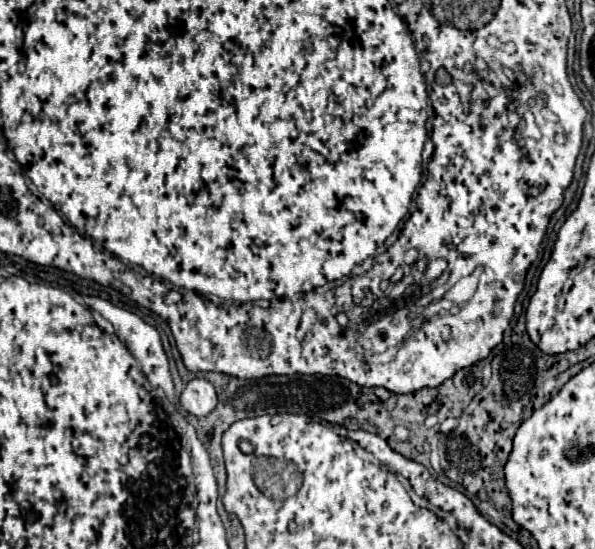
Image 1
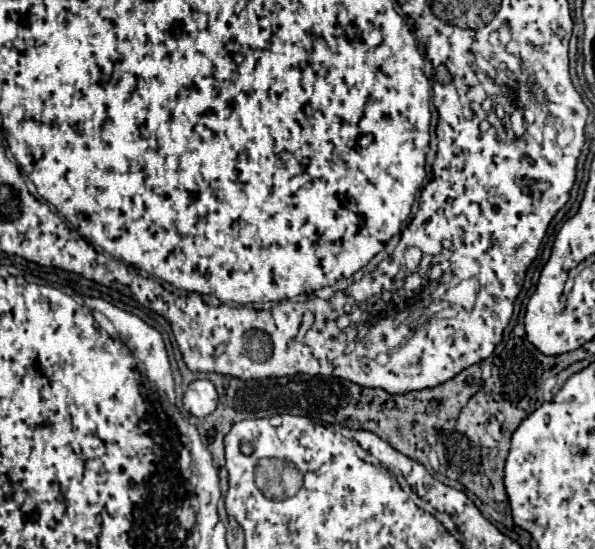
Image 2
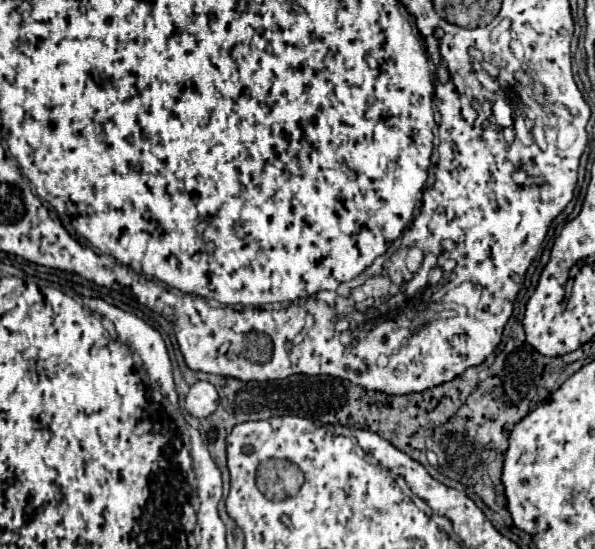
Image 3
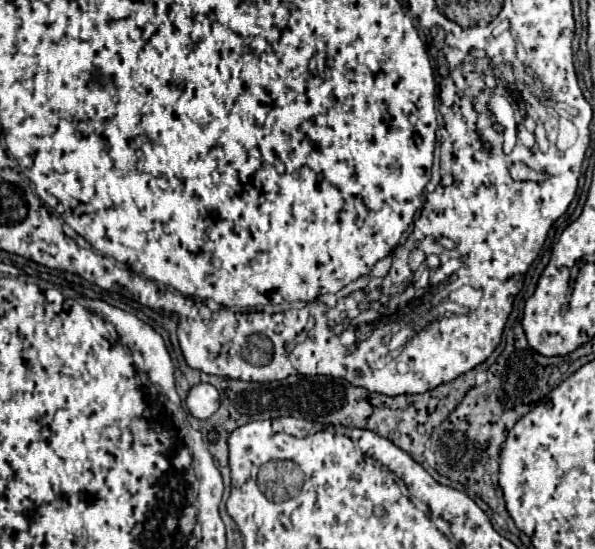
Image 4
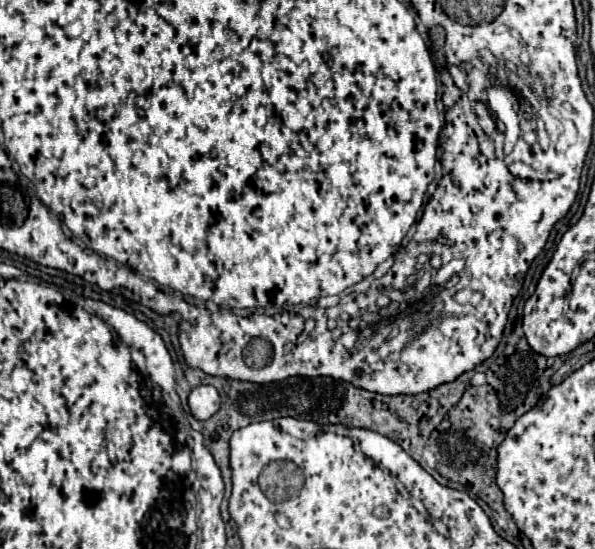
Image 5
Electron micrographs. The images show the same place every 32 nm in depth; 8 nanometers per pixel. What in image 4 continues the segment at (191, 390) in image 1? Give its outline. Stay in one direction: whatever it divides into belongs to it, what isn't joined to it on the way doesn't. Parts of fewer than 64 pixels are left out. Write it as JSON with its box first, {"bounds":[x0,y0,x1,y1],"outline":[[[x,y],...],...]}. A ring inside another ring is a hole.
{"bounds":[186,384,220,420],"outline":[[[196,384],[190,388],[186,404],[188,404],[188,410],[194,418],[206,420],[218,410],[220,396],[212,384]]]}

